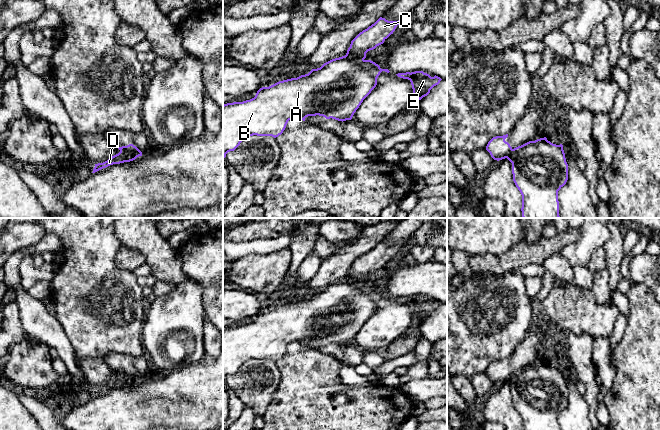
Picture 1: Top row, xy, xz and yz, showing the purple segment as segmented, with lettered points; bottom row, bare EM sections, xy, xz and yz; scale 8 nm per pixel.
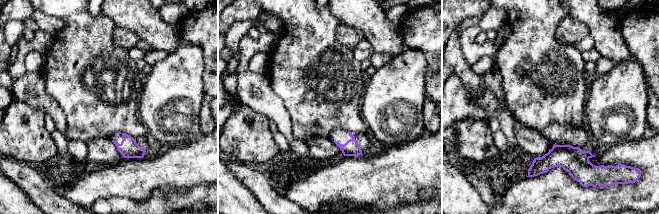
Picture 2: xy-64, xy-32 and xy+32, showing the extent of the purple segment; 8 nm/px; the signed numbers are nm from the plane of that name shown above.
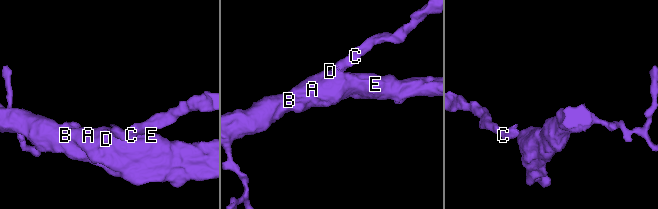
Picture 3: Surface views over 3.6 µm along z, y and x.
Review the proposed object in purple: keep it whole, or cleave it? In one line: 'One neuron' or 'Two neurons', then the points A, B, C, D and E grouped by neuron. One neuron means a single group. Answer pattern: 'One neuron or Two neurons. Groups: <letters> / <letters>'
Two neurons. Groups: A B D E / C

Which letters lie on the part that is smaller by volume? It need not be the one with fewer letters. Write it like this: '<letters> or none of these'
C

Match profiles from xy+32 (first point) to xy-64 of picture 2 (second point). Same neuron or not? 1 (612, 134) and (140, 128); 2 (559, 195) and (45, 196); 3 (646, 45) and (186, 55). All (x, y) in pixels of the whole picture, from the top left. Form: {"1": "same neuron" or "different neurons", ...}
{"1": "different neurons", "2": "different neurons", "3": "different neurons"}

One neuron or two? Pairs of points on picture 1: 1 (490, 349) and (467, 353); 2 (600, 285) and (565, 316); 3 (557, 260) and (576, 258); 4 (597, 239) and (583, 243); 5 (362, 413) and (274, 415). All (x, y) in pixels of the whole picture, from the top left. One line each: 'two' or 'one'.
1: one
2: two
3: two
4: one
5: one

